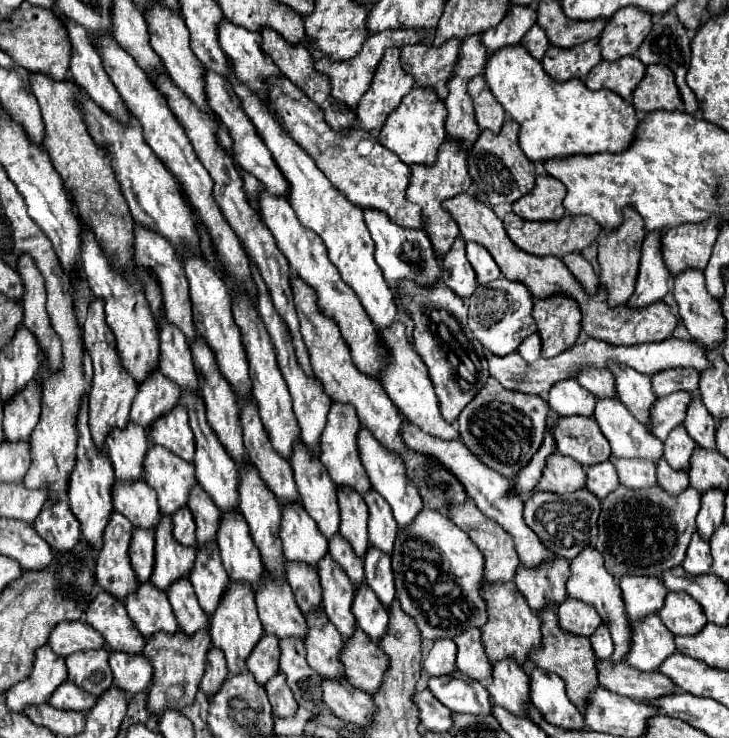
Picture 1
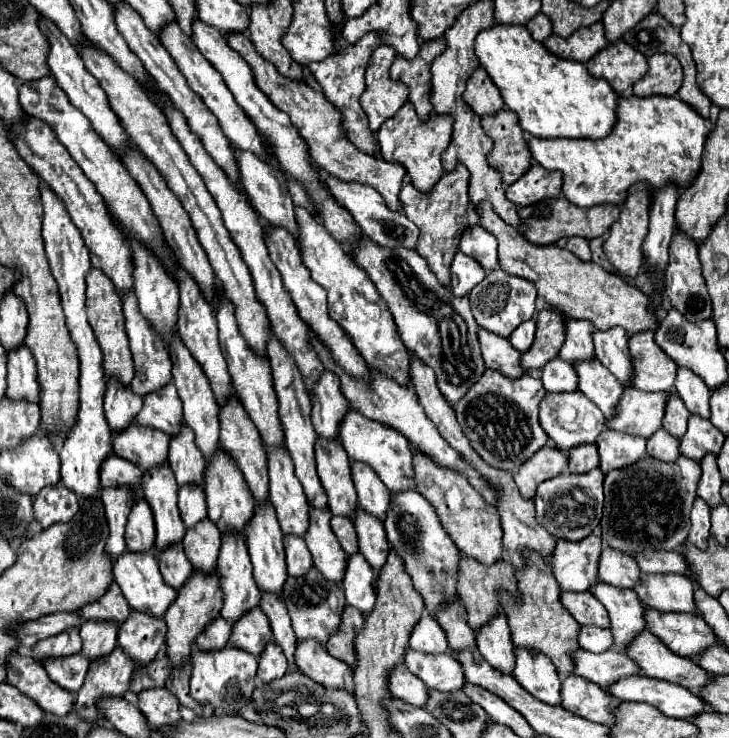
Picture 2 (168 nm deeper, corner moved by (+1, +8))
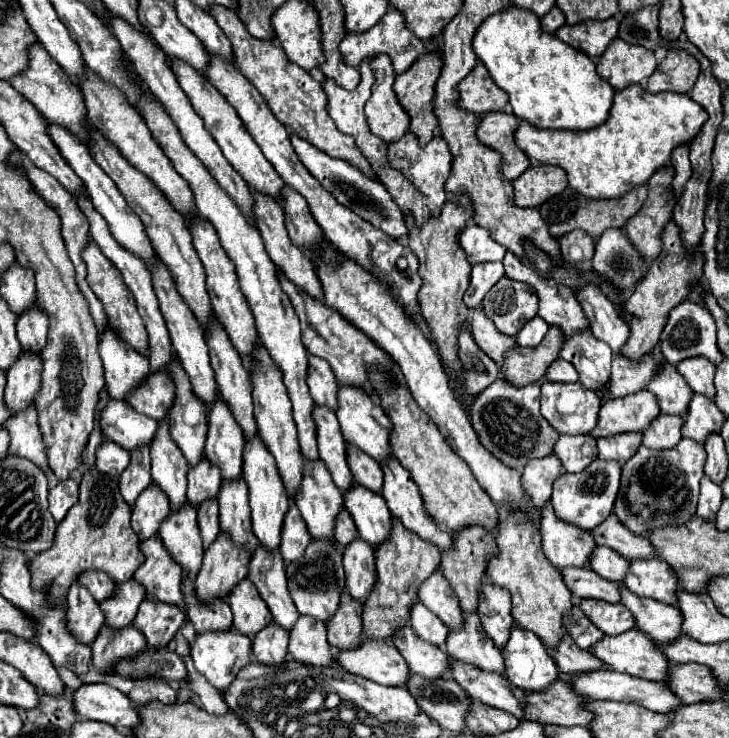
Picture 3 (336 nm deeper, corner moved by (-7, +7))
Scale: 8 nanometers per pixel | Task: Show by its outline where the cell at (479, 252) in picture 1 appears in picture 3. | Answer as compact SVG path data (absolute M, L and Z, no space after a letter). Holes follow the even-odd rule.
M469 224L469 228L465 228L459 236L459 242L467 254L469 264L479 264L479 262L501 262L507 248L497 244L489 230L477 226L477 224Z

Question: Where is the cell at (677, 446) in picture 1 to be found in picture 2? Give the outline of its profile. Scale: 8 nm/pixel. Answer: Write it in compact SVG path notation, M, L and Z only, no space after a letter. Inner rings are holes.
M675 391L669 393L669 403L665 405L665 417L663 417L663 427L675 435L677 439L681 439L685 435L687 429L687 421L689 421L689 411L685 409L685 403L681 401L681 397L677 397Z

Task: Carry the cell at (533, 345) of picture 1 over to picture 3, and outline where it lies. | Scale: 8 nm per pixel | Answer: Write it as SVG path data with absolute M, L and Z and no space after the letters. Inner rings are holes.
M535 316L535 318L529 320L529 322L523 326L523 330L517 334L517 344L523 346L523 348L533 348L533 346L537 346L537 344L543 340L547 328L549 328L549 324L547 324L543 318Z

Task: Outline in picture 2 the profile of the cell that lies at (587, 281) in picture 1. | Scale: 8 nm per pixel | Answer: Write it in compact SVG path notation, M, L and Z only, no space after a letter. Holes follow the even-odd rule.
M565 237L561 241L557 241L557 245L561 249L571 251L573 255L577 255L581 261L591 261L591 251L589 251L589 241L583 237Z

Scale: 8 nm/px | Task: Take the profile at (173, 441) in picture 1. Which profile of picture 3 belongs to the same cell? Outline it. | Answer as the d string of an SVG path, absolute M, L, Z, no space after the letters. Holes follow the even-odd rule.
M151 374L149 386L145 386L141 394L133 394L133 398L129 398L129 404L137 412L157 422L167 418L173 402L175 402L175 382L171 380L169 374Z

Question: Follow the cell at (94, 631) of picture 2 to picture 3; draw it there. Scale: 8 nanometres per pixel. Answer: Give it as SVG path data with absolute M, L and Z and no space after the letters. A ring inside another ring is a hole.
M129 580L117 584L117 598L109 598L109 602L101 604L101 610L105 614L105 626L113 630L129 626L137 614L141 600L143 600L143 590L141 586L137 586L137 582Z

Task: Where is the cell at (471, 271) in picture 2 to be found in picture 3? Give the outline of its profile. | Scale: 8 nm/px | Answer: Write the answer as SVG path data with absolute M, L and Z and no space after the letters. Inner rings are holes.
M495 262L495 264L475 264L471 270L471 282L469 288L465 292L465 304L469 308L481 304L483 296L491 290L491 286L505 274L503 264Z

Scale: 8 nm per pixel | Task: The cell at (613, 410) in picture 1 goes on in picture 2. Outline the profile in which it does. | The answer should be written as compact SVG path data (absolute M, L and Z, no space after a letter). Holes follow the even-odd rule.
M595 357L593 361L577 361L573 367L579 377L579 391L603 411L605 419L613 417L619 395L623 393L623 385Z

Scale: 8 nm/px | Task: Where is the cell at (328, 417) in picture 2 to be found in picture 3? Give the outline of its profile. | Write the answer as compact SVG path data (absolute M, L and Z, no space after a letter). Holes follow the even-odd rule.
M309 356L309 378L307 386L311 390L311 396L317 406L327 406L329 410L337 410L337 392L339 392L339 382L333 376L331 366L321 360Z

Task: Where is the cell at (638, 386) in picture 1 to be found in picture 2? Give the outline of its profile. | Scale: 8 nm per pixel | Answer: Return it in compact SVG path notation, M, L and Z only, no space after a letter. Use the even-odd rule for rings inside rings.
M621 327L593 333L595 357L627 387L633 379L633 365L627 347L627 333Z

